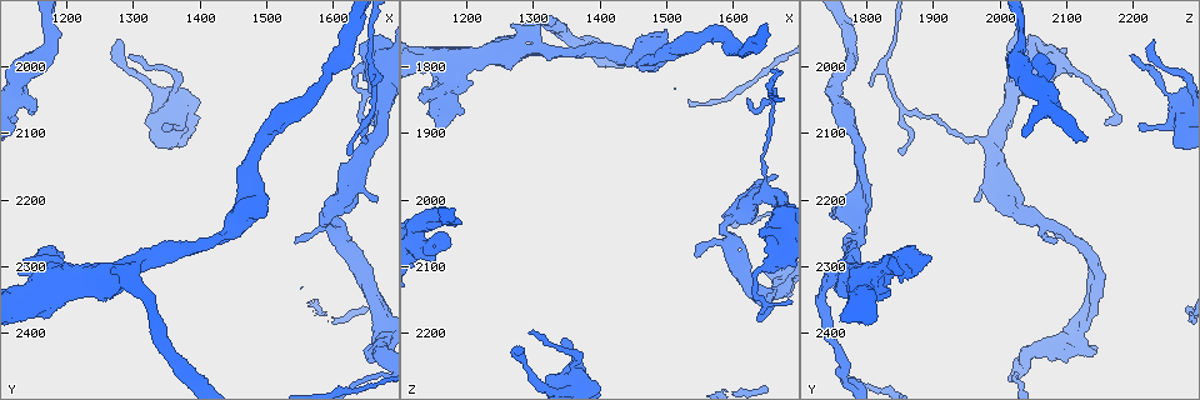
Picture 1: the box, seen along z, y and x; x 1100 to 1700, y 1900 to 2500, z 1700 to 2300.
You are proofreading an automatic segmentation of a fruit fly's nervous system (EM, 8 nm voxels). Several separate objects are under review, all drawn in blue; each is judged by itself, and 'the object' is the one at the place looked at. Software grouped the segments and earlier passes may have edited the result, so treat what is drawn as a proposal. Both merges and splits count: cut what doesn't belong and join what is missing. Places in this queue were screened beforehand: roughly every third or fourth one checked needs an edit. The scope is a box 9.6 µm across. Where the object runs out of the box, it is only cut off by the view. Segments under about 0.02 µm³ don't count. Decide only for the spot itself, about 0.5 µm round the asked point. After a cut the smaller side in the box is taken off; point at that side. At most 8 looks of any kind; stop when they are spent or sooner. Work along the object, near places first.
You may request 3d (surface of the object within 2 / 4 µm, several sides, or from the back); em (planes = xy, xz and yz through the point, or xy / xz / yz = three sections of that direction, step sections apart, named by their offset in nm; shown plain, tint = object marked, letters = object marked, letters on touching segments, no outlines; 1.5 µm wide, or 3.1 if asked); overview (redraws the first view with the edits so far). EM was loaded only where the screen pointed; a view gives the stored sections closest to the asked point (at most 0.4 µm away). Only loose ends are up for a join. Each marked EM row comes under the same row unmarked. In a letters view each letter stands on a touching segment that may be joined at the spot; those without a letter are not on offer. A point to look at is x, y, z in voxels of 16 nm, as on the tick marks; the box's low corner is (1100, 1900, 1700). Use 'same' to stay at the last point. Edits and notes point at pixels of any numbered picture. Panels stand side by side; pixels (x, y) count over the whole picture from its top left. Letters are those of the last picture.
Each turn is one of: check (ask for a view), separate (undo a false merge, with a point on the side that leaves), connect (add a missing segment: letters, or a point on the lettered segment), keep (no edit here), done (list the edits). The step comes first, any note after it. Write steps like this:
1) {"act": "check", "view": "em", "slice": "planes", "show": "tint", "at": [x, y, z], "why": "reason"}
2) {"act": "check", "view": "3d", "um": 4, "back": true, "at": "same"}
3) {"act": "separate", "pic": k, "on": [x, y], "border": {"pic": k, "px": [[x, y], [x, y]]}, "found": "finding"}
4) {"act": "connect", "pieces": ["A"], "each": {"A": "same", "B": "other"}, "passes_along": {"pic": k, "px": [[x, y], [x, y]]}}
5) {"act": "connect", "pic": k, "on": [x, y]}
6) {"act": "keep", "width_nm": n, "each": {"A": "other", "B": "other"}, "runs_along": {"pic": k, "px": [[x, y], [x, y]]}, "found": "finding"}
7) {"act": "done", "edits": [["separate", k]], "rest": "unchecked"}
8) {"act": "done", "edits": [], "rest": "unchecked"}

{"act": "check", "view": "3d", "um": 2, "at": [1500, 2220, 1745], "why": "thick end"}

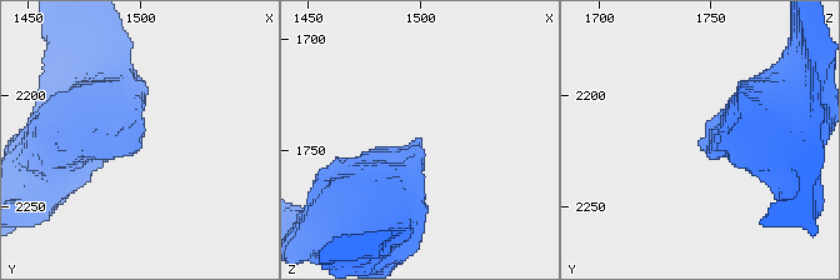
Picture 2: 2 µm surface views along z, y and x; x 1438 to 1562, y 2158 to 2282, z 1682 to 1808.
{"act": "check", "view": "em", "slice": "xy", "step": 8, "show": "letters", "at": [1498, 2226, 1746], "why": "shape alone is not enough"}

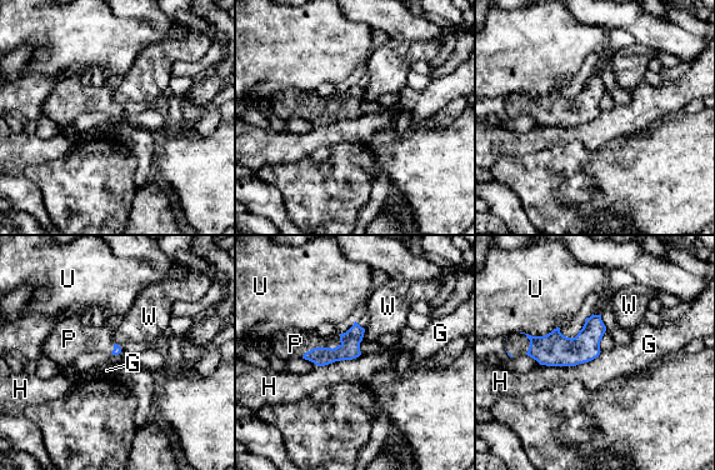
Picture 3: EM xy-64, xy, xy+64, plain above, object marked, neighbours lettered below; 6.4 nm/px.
{"act": "connect", "pieces": ["P"], "each": {"G": "other", "H": "other", "P": "same", "U": "other", "W": "other"}, "passes_along": {"pic": 3, "px": [[350, 340], [325, 348], [295, 344]]}, "found": "it goes on there"}

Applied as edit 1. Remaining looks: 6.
{"act": "check", "view": "em", "slice": "planes", "show": "letters", "at": [1625, 2130, 1850], "why": "free end"}

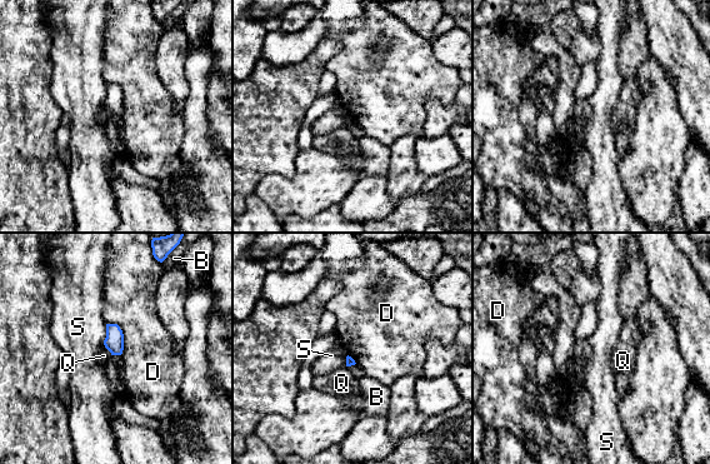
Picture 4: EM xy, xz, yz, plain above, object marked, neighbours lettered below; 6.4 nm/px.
{"act": "keep", "longest_contact_nm": ["D", 220], "each": {"B": "other", "D": "other", "Q": "other", "S": "other"}, "border": {"pic": 4, "px": [[106, 323], [121, 330], [121, 354]]}, "found": "none of them fits"}

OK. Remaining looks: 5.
{"act": "check", "view": "em", "slice": "xz", "step": 8, "show": "tint", "at": [1275, 1965, 2230], "why": "branch stops here"}

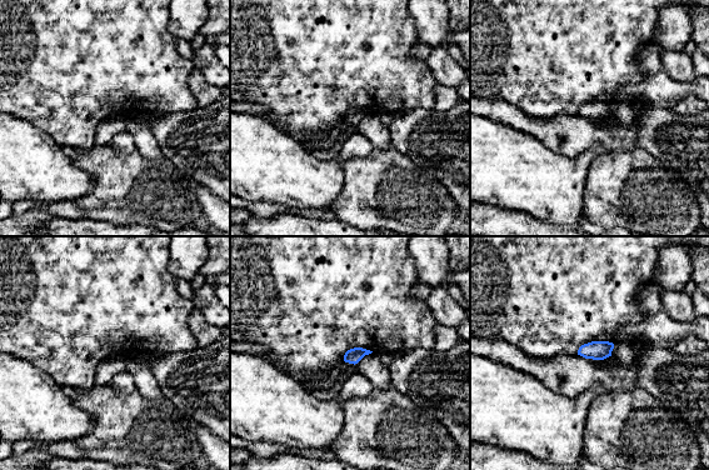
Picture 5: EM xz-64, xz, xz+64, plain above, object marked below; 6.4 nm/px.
{"act": "check", "view": "em", "slice": "xy", "step": 4, "show": "letters", "at": "same", "why": "another direction"}

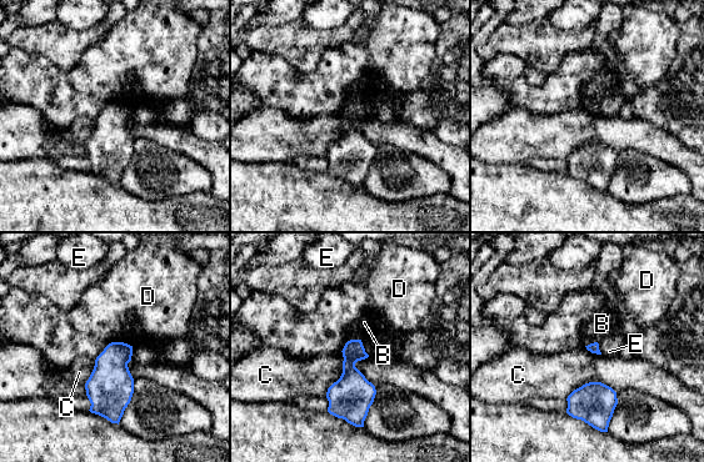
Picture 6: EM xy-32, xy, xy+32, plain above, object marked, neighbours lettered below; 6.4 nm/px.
{"act": "keep", "longest_contact_nm": ["C", 340], "each": {"B": "other", "C": "other", "D": "other", "E": "other"}, "border": {"pic": 6, "px": [[617, 392], [585, 382], [565, 398]]}, "found": "no lettered segment goes on from it"}

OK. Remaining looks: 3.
{"act": "done", "edits": [["connect", 3]], "rest": "unchecked"}

